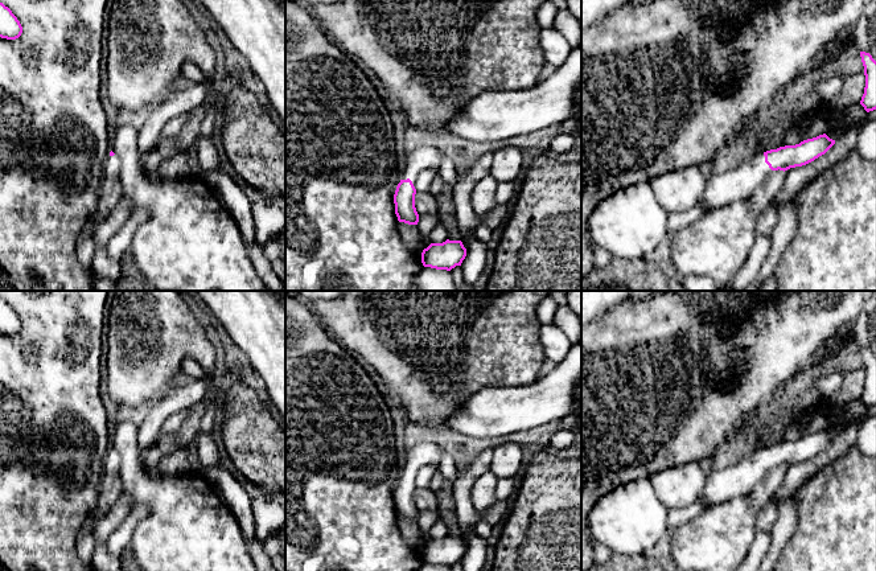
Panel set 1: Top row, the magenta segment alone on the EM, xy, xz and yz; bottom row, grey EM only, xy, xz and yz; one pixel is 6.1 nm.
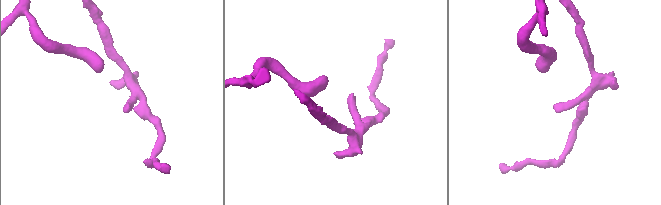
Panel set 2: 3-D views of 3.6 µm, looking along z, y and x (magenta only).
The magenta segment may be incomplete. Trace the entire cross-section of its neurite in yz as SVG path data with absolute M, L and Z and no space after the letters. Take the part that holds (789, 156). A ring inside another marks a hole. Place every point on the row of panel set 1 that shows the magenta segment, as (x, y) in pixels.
M826 133L795 145L785 145L764 153L750 152L735 159L731 169L707 178L699 204L719 209L736 201L749 200L772 171L787 171L806 165L824 155L835 140Z

